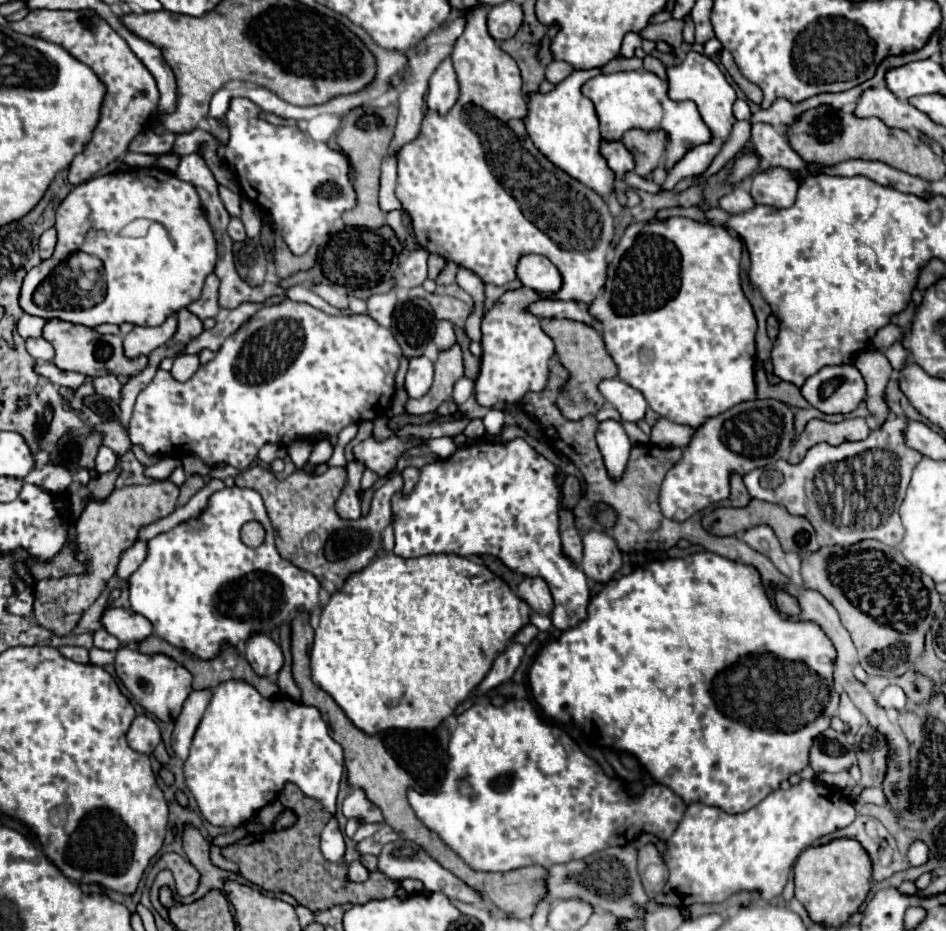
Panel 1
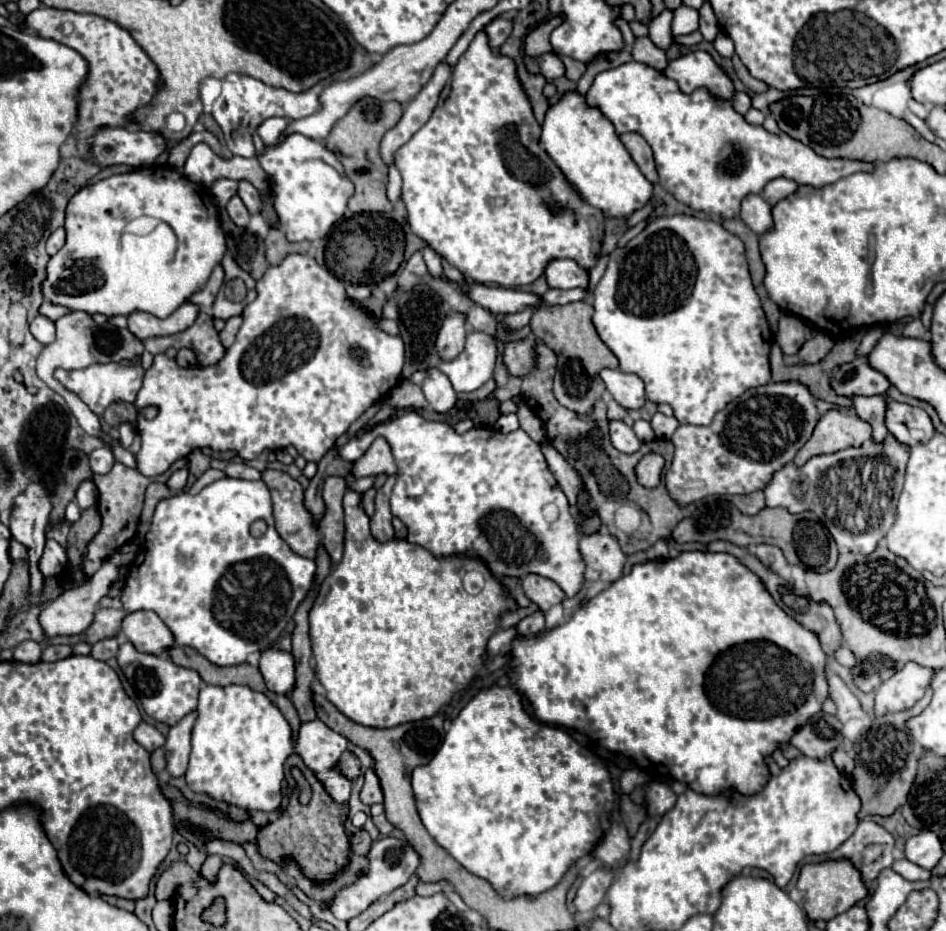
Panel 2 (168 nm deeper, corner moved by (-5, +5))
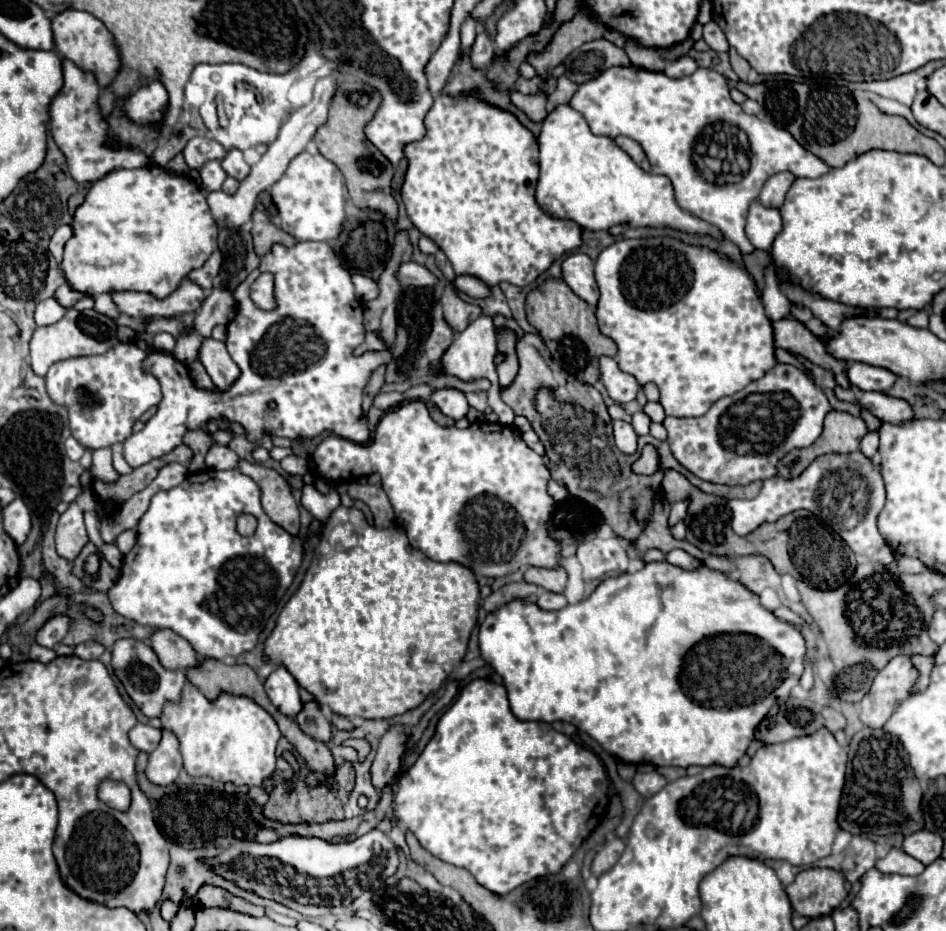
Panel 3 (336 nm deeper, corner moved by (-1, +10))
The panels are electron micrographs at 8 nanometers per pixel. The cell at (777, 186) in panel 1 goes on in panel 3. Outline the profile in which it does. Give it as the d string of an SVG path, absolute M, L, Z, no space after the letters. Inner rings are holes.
M780 172L780 174L774 174L772 178L768 178L768 182L762 186L762 192L760 192L760 198L758 198L760 204L770 206L770 208L780 208L786 192L788 192L788 188L792 186L794 180L796 178L790 172Z

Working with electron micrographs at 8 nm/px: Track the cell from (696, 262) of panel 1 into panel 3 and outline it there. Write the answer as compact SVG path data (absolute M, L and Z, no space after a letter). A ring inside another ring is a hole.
M638 238L638 240L620 240L610 244L596 260L596 282L600 288L600 302L598 302L598 326L600 330L618 344L618 366L632 374L642 386L646 382L654 382L660 388L660 404L664 406L668 416L704 416L708 408L720 400L722 396L730 396L740 388L748 386L752 380L762 378L774 364L774 338L772 338L772 322L768 320L762 300L756 294L754 280L748 272L740 266L730 264L728 260L720 258L718 254L710 252L708 248L692 248L682 244L676 238Z

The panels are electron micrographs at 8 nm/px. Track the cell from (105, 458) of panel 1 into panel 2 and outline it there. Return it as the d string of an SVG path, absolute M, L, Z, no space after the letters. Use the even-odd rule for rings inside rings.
M102 447L90 453L90 467L94 473L108 473L114 463L116 459L112 457L112 451L108 447Z

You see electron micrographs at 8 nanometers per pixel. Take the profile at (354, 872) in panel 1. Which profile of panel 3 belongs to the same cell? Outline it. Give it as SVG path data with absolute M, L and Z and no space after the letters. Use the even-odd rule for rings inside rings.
M186 682L186 686L182 688L182 694L180 694L180 700L164 704L160 718L162 718L162 726L178 738L180 754L184 758L184 768L192 776L210 776L214 780L232 782L236 786L244 786L244 784L260 786L276 766L274 752L276 752L276 742L280 738L280 730L278 730L276 722L272 720L272 716L246 696L220 694L220 698L216 702L208 702L206 696L196 686Z

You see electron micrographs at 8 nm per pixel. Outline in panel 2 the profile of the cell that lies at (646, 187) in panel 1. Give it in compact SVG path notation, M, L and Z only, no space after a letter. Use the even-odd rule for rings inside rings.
M630 61L616 69L598 73L592 87L586 93L586 101L588 105L596 105L612 121L618 137L630 131L640 133L654 151L660 185L668 189L678 201L710 215L734 217L740 209L742 197L746 197L748 193L760 193L762 187L776 177L788 177L798 185L824 187L852 173L868 173L874 169L874 165L868 161L820 157L812 149L808 149L808 145L788 135L772 135L764 127L748 125L744 117L732 109L730 101L718 101L706 89L696 89L690 95L686 95L678 89L676 81L664 77L662 71L656 71L638 61Z

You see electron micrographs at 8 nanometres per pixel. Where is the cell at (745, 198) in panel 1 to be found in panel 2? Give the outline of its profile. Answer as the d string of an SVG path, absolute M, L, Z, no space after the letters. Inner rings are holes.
M748 195L740 203L740 219L758 235L766 233L772 227L770 205L760 195Z

